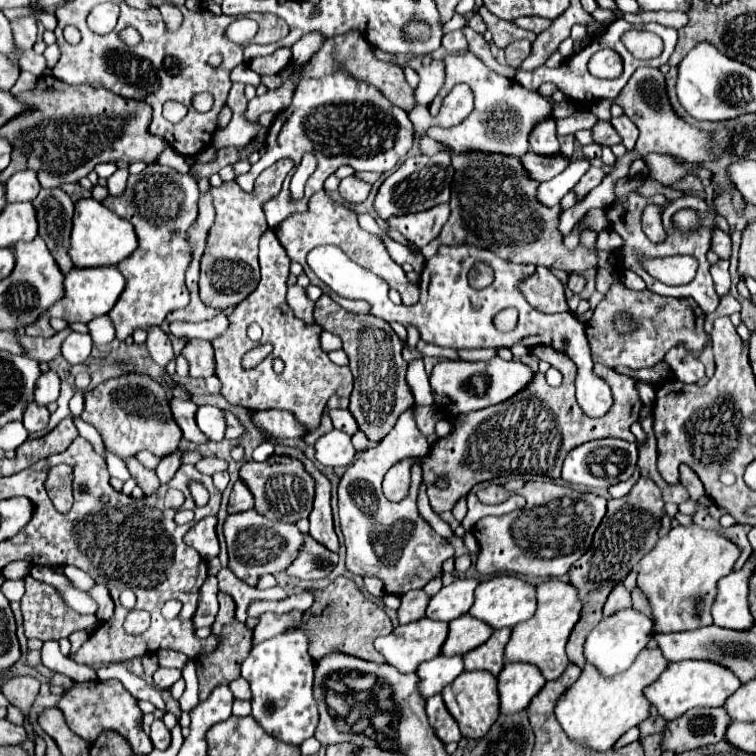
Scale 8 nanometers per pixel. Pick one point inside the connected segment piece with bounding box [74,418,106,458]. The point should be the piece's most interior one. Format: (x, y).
(88, 432)

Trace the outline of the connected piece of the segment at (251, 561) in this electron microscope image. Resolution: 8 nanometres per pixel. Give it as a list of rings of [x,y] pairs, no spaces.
[[[256,510],[230,514],[224,522],[224,536],[228,544],[230,570],[250,586],[256,586],[258,576],[276,574],[282,572],[286,566],[290,566],[292,558],[296,558],[296,552],[302,546],[302,534],[294,524],[270,522],[262,518]]]

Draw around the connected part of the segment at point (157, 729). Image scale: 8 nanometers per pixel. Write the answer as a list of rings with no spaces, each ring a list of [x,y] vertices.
[[[154,720],[150,728],[150,738],[152,738],[154,748],[158,750],[166,750],[170,746],[170,730],[164,726],[162,720]]]

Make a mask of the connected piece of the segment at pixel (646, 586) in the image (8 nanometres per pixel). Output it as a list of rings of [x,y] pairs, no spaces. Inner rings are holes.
[[[696,524],[688,528],[686,526],[672,528],[664,538],[660,538],[654,550],[640,560],[640,570],[638,570],[638,588],[650,602],[650,610],[654,616],[654,632],[662,634],[664,628],[674,628],[674,632],[684,632],[684,630],[696,630],[700,626],[710,626],[712,624],[710,606],[716,596],[716,582],[732,572],[732,566],[738,560],[738,556],[740,550],[736,548],[736,544]]]

